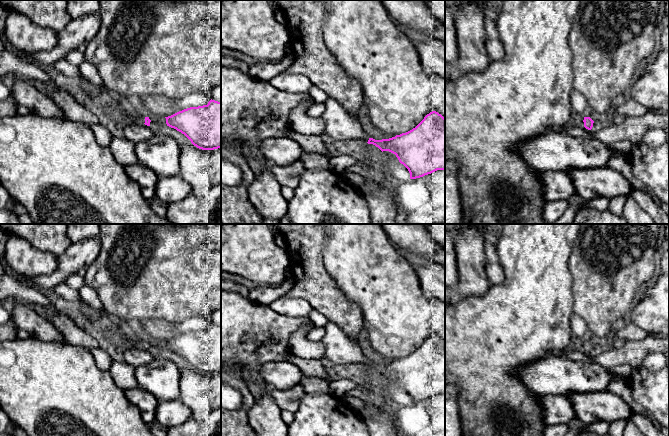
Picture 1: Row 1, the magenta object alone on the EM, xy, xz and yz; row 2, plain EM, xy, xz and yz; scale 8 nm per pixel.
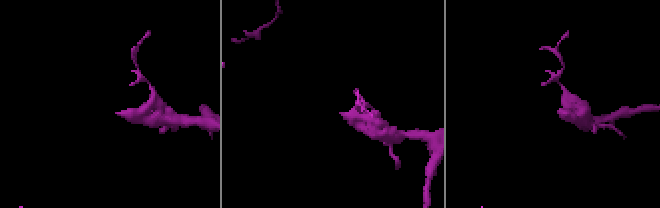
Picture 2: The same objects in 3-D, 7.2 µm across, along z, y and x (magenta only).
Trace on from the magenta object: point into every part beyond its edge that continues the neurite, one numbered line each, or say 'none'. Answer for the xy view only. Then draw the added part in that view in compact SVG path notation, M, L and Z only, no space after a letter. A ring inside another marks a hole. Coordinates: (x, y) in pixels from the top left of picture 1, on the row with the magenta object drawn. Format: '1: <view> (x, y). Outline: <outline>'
1: xy (114, 114). Outline: M107 106L106 113L113 121L116 122L124 122L124 123L136 122L137 124L140 125L145 123L145 117L142 117L134 113L133 111L131 111L130 114L124 114L112 106Z

